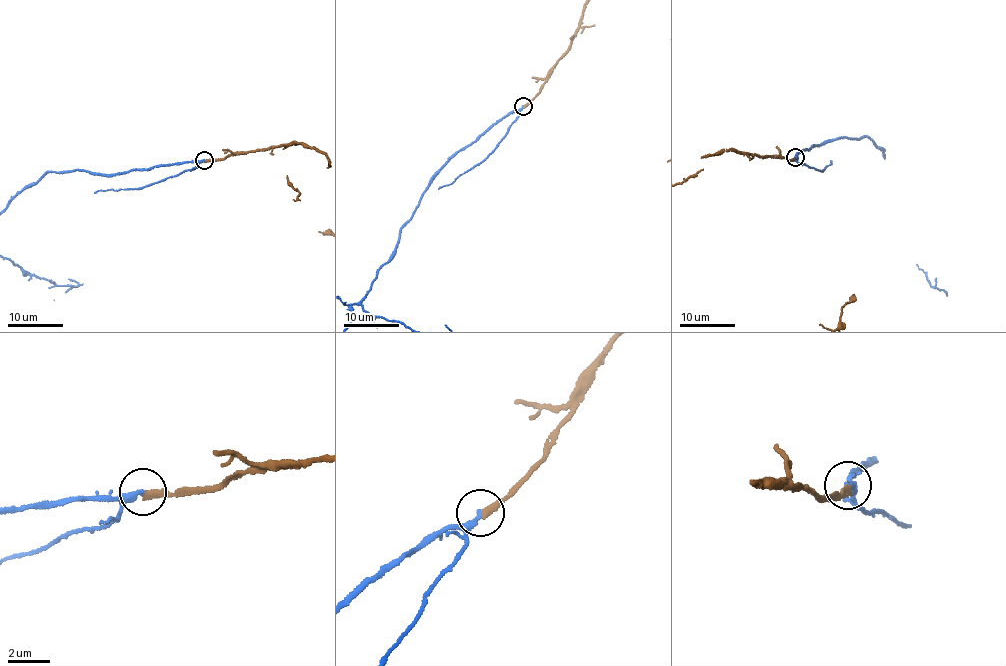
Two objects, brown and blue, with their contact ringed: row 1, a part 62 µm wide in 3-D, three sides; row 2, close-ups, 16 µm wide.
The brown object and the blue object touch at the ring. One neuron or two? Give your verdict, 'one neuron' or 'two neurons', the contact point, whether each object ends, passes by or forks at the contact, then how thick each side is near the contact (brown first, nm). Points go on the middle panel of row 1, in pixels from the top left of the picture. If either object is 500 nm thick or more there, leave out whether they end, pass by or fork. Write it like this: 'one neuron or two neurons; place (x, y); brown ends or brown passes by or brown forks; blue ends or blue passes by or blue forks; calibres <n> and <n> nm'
one neuron; place (523, 106); brown ends; blue ends; calibres 320 and 280 nm

